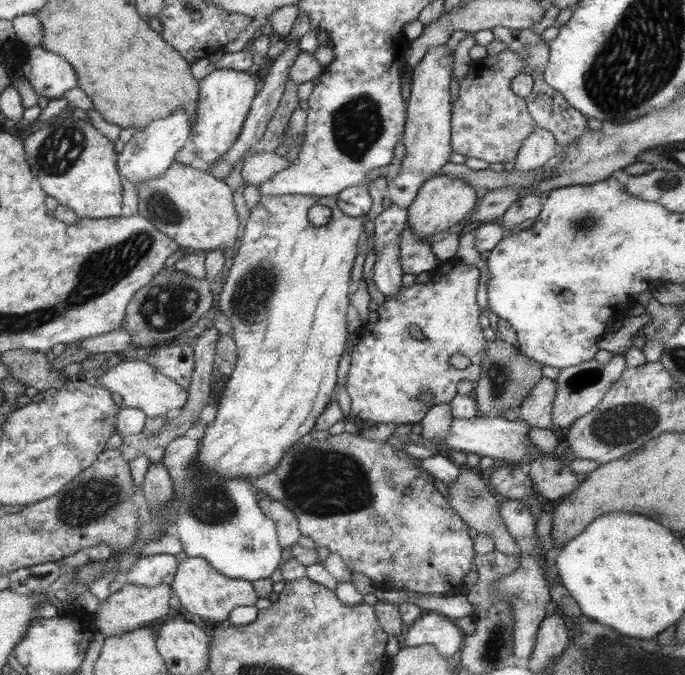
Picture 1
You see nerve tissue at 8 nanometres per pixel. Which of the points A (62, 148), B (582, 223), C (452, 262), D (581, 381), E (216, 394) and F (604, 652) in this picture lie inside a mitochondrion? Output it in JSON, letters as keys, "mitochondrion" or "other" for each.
{"A":"mitochondrion","B":"mitochondrion","C":"other","D":"mitochondrion","E":"other","F":"mitochondrion"}

